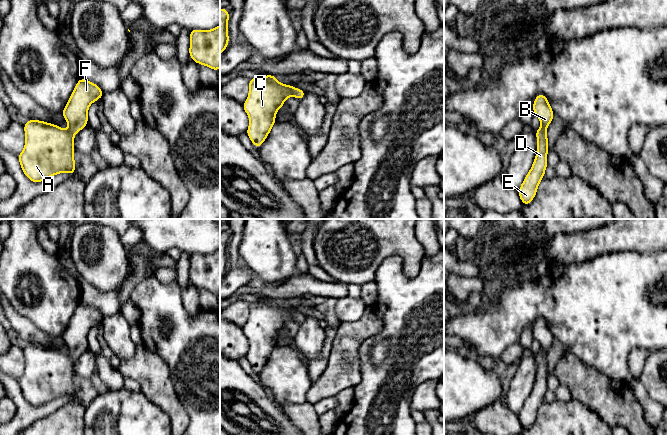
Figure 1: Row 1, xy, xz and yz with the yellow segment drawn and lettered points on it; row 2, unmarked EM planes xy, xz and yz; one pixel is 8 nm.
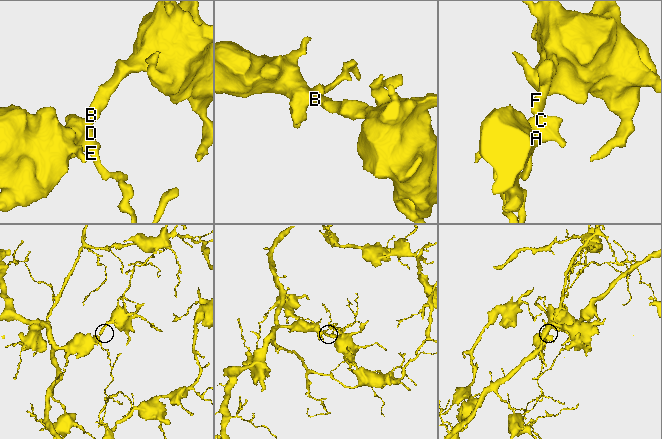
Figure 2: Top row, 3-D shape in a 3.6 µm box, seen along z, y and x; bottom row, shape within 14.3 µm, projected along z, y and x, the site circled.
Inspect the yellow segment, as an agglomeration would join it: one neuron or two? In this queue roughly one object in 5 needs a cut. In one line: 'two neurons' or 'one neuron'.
one neuron

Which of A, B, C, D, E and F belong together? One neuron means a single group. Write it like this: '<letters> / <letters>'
A B C D E F

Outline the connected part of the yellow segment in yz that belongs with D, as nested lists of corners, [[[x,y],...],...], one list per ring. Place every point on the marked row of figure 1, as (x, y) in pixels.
[[[542,93],[538,94],[533,102],[533,113],[539,118],[541,126],[535,131],[538,144],[534,162],[518,190],[518,195],[524,205],[529,205],[534,199],[538,185],[544,178],[548,166],[547,154],[549,151],[546,129],[555,116],[548,98]]]

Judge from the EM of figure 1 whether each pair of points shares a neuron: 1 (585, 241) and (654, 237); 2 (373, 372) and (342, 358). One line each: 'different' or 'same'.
1: same
2: different

